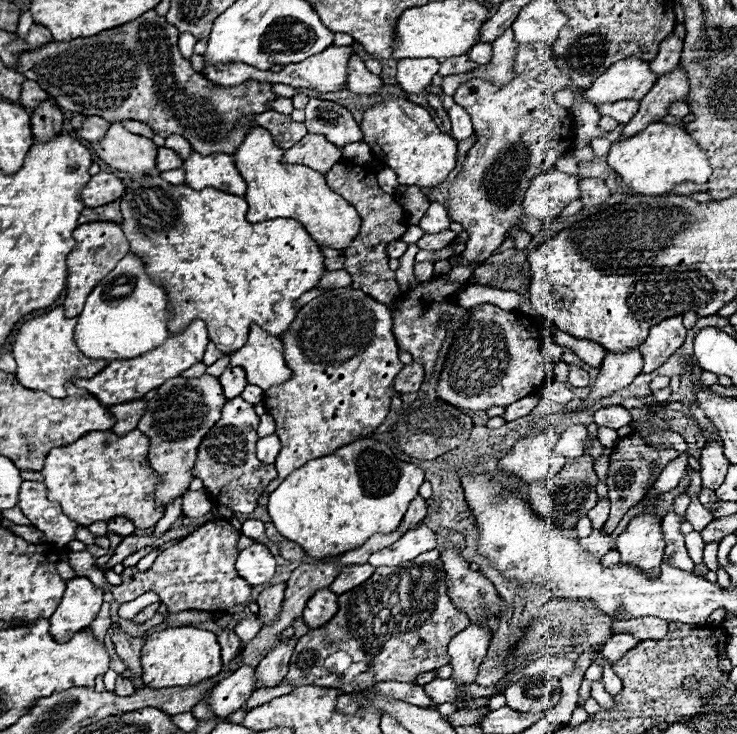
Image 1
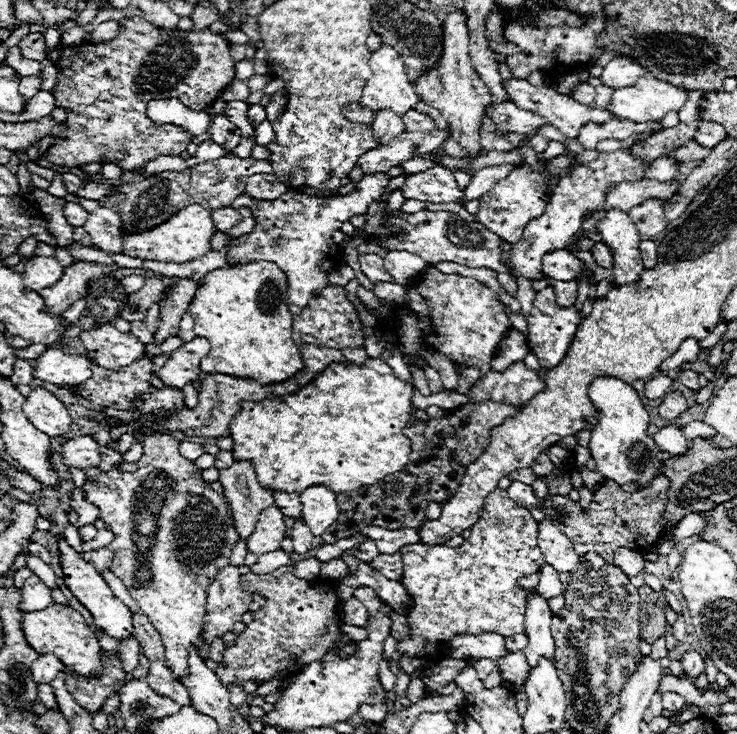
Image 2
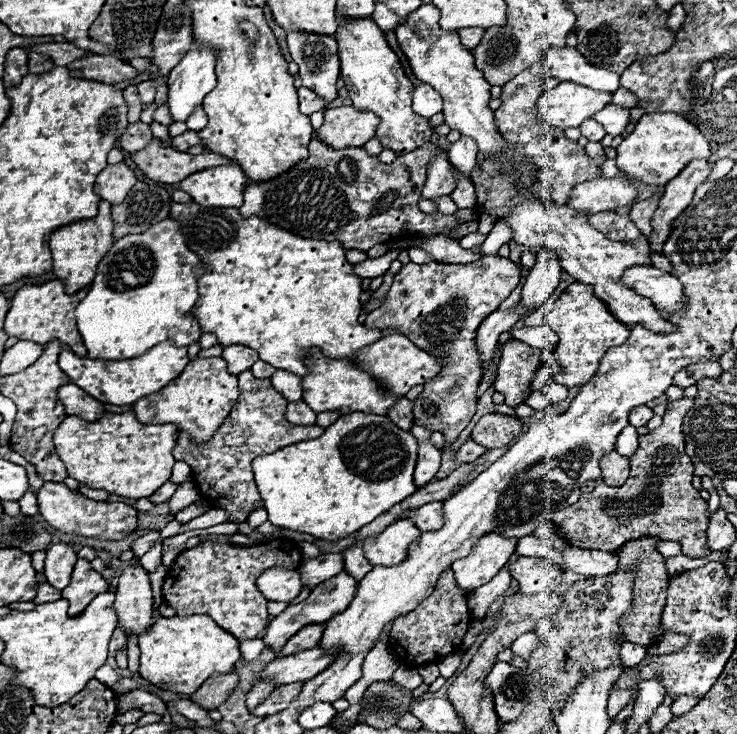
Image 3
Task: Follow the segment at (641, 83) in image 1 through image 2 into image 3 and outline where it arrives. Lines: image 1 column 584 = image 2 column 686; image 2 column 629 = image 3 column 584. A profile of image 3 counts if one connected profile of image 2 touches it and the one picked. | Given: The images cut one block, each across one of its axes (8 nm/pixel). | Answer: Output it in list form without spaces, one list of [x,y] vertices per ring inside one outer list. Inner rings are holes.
[[[558,82],[538,100],[540,118],[552,128],[578,128],[610,102],[608,92],[584,88],[574,82]]]

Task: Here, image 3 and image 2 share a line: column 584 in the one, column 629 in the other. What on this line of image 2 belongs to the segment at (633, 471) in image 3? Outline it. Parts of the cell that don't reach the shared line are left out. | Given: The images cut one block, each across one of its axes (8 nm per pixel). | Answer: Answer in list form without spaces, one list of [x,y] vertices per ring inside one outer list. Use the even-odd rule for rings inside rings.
[[[660,474],[656,476],[650,486],[628,494],[624,492],[614,480],[604,480],[602,486],[594,492],[590,510],[584,512],[582,506],[568,496],[548,494],[544,498],[544,514],[554,520],[554,524],[574,540],[574,550],[584,556],[586,552],[598,552],[606,560],[612,560],[616,548],[632,548],[632,550],[650,550],[664,530],[664,508],[668,500],[670,478]]]

